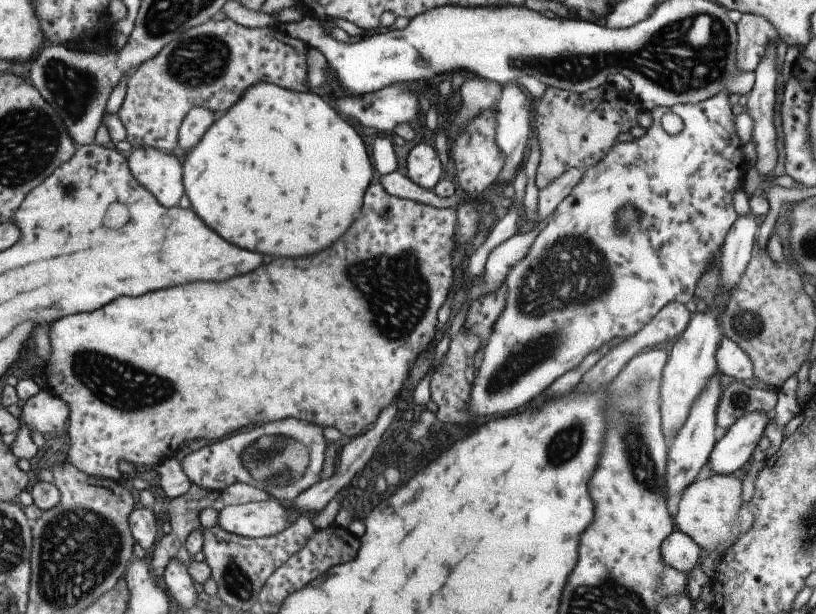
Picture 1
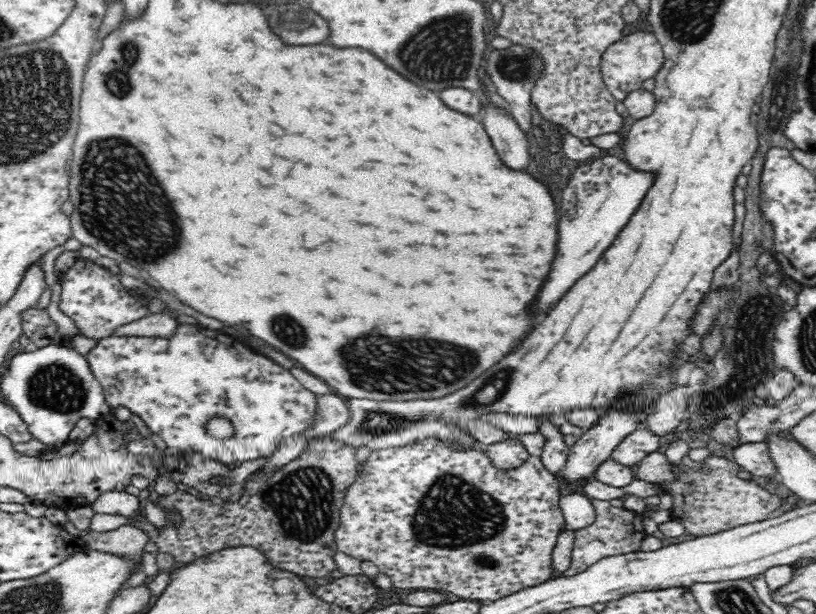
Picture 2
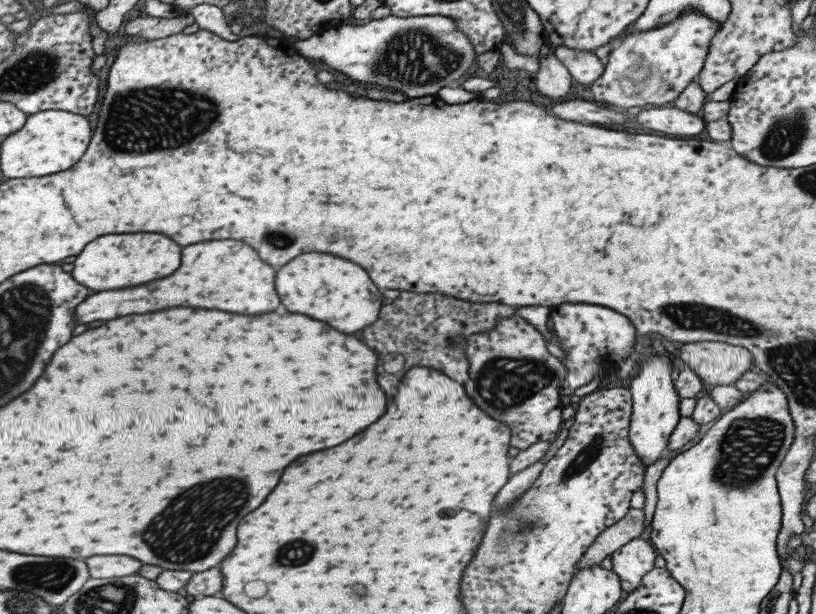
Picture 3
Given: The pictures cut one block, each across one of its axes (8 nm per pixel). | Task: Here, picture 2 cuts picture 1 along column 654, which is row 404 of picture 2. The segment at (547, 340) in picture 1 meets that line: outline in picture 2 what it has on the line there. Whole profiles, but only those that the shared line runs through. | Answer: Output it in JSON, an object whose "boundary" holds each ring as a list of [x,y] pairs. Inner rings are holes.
{"boundary":[[[178,326],[178,330],[174,332],[172,338],[154,338],[154,337],[141,337],[141,336],[116,336],[112,335],[97,341],[95,346],[89,350],[85,357],[88,361],[88,366],[92,369],[94,376],[100,381],[106,403],[112,408],[112,411],[120,406],[128,408],[132,414],[139,416],[144,420],[145,424],[150,428],[150,432],[162,437],[167,446],[172,448],[179,448],[183,453],[195,452],[203,456],[216,456],[214,450],[216,446],[224,448],[224,456],[228,458],[220,458],[220,462],[225,465],[233,465],[244,462],[244,460],[252,460],[253,458],[268,458],[281,444],[282,441],[294,437],[302,430],[305,430],[312,424],[314,420],[314,412],[316,412],[316,396],[310,390],[306,390],[304,386],[290,373],[289,369],[285,369],[278,364],[274,364],[272,360],[252,352],[250,348],[246,348],[244,344],[236,342],[236,338],[224,334],[222,330],[202,330],[196,326]],[[216,417],[228,419],[232,423],[232,436],[228,438],[218,439],[208,434],[207,424]]]}

